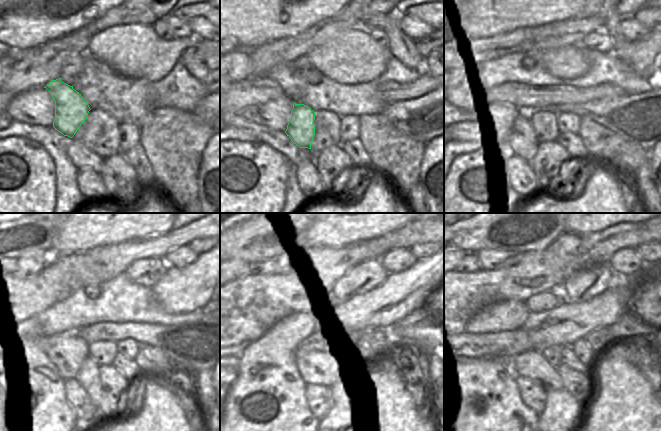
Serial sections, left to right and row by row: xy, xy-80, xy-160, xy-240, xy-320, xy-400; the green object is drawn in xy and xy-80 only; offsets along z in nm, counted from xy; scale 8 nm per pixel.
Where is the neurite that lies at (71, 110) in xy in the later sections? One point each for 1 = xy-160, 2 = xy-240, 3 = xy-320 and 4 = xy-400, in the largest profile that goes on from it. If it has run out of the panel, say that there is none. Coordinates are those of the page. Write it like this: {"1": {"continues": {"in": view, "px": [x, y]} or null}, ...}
{"1": {"continues": {"in": "xy-160", "px": [524, 134]}}, "2": {"continues": {"in": "xy-240", "px": [105, 406]}}, "3": {"continues": {"in": "xy-320", "px": [337, 416]}}, "4": {"continues": {"in": "xy-400", "px": [562, 412]}}}

